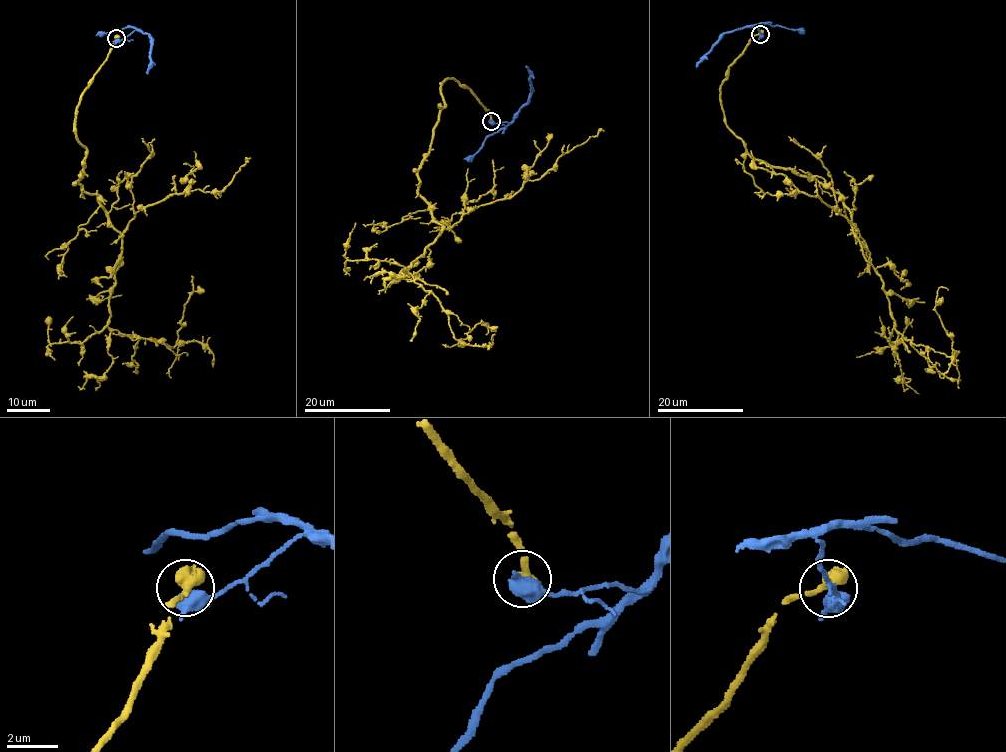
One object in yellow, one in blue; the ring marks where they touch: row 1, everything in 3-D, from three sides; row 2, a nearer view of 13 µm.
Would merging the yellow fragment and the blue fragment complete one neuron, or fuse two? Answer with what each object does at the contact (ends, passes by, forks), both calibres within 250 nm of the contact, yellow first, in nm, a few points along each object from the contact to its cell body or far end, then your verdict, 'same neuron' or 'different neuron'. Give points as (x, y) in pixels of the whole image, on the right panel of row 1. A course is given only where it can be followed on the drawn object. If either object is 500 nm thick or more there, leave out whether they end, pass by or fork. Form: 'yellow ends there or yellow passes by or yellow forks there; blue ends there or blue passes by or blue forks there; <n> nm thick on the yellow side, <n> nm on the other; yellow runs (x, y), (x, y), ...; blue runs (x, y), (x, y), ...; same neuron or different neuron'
650 nm thick on the yellow side, 700 nm on the other; yellow runs (759, 33), (720, 87), (723, 122), (750, 155), (840, 195), (894, 329), (951, 357), (935, 308), (948, 290); blue runs (759, 34), (757, 25), (735, 29), (723, 35), (696, 67); different neuron

